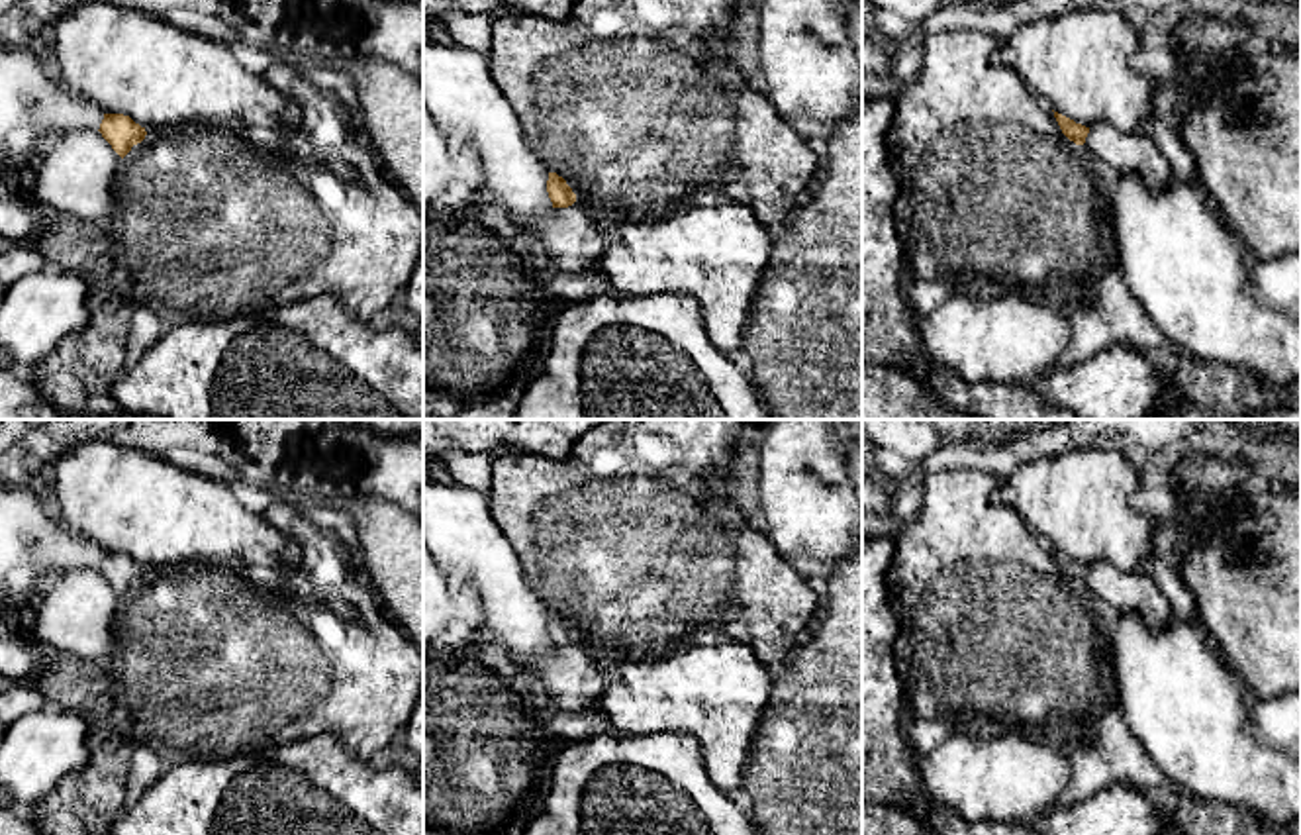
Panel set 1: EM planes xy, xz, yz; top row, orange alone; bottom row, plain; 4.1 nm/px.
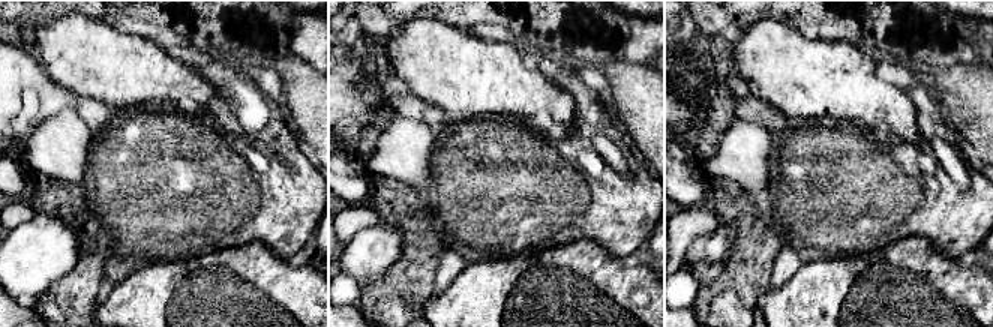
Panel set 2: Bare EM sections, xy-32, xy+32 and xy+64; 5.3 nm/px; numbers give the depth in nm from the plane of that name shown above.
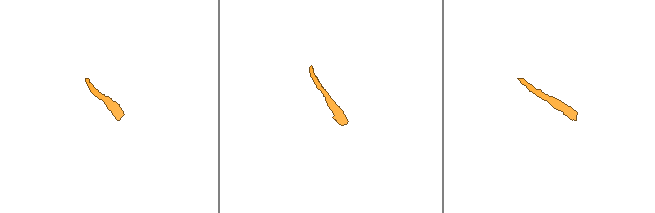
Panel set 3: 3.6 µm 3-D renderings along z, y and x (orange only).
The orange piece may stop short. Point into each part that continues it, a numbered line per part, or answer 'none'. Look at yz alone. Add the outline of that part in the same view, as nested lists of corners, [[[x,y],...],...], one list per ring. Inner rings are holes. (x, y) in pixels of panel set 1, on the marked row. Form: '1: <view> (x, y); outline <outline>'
1: yz (1117, 153); outline [[[1097,123],[1089,127],[1084,145],[1107,174],[1132,174],[1150,190],[1162,190],[1174,178],[1170,163],[1146,131],[1123,133]]]

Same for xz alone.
1: xz (569, 242); outline [[[576,202],[568,208],[553,208],[543,218],[535,243],[547,270],[600,272],[603,241],[596,227],[596,216]]]

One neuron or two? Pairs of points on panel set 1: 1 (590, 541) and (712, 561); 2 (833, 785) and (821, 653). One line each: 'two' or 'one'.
1: one
2: one

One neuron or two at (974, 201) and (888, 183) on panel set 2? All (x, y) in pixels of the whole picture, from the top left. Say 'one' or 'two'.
one

